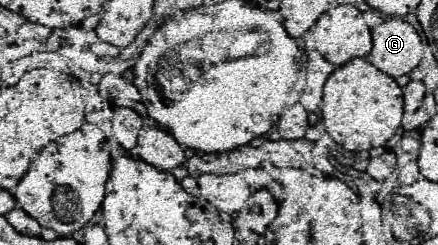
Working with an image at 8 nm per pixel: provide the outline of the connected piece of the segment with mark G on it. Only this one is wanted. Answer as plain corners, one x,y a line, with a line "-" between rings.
388,17
374,29
370,63
390,75
406,75
422,61
422,41
414,27
402,17

